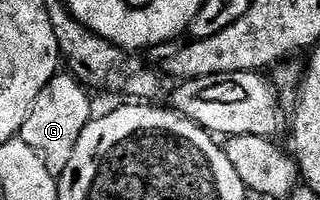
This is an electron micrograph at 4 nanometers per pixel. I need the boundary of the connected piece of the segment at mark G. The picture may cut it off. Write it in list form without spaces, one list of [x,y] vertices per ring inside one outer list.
[[[59,73],[40,89],[40,97],[32,105],[28,117],[24,121],[20,138],[24,145],[28,145],[44,161],[48,173],[55,177],[68,169],[68,161],[72,161],[72,153],[76,149],[76,141],[80,141],[80,133],[89,125],[92,112],[90,112],[90,95],[84,84],[69,73]]]

